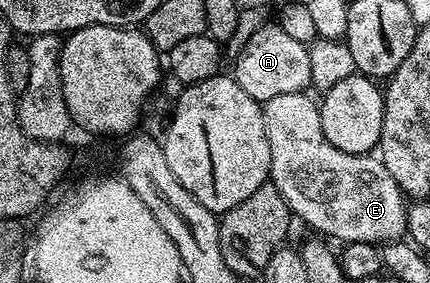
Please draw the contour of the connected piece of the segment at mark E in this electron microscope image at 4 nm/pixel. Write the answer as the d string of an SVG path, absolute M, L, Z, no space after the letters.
M305 91L292 95L276 95L262 105L264 131L270 144L270 181L283 196L291 214L314 228L315 234L339 243L356 242L377 246L379 243L400 241L407 236L406 216L408 201L402 188L388 175L381 159L364 153L340 151L332 147L324 135L322 110Z

